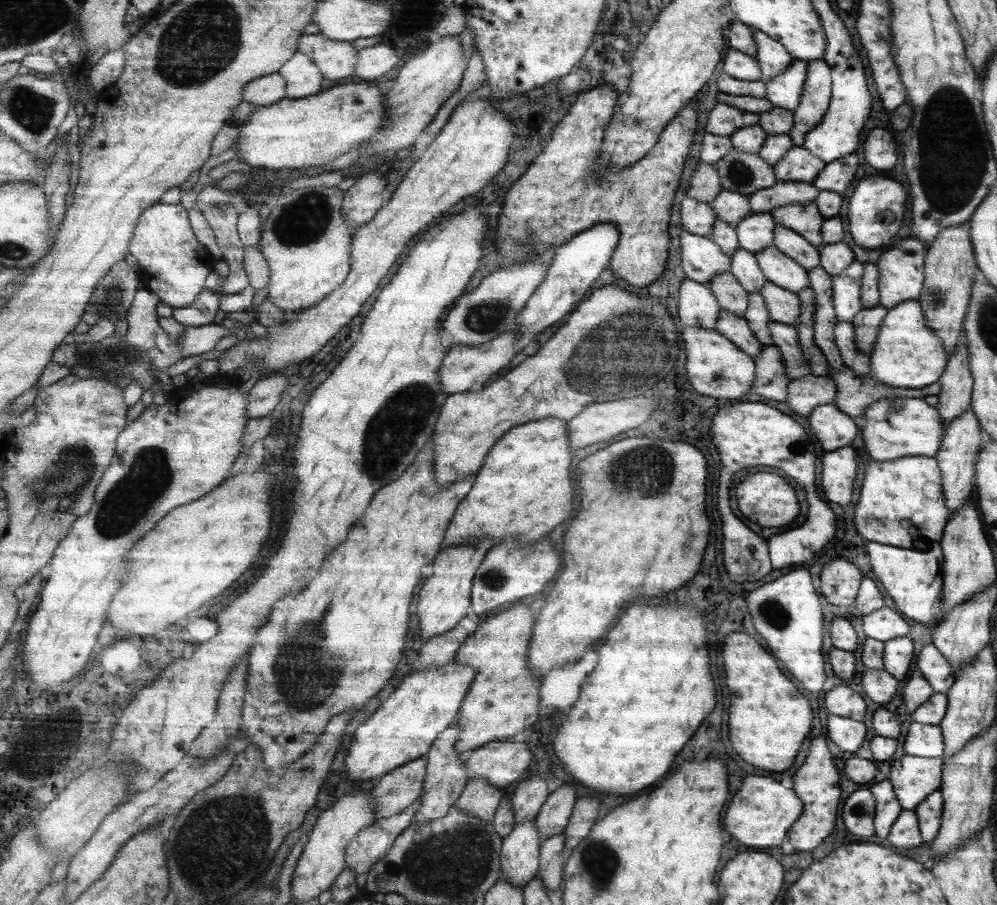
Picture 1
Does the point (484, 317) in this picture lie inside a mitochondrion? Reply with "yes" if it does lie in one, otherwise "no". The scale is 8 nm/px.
yes

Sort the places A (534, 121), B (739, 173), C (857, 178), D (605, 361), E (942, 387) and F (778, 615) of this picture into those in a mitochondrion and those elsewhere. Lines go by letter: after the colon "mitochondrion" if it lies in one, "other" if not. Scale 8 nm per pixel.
A: other
B: mitochondrion
C: other
D: mitochondrion
E: other
F: mitochondrion

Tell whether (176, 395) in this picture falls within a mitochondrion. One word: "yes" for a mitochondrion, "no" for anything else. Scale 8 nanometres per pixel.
no

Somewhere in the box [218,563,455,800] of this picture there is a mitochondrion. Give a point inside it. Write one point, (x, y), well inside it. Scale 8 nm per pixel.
(303, 688)

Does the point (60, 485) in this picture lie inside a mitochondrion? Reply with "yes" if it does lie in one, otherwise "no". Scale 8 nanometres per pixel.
yes

